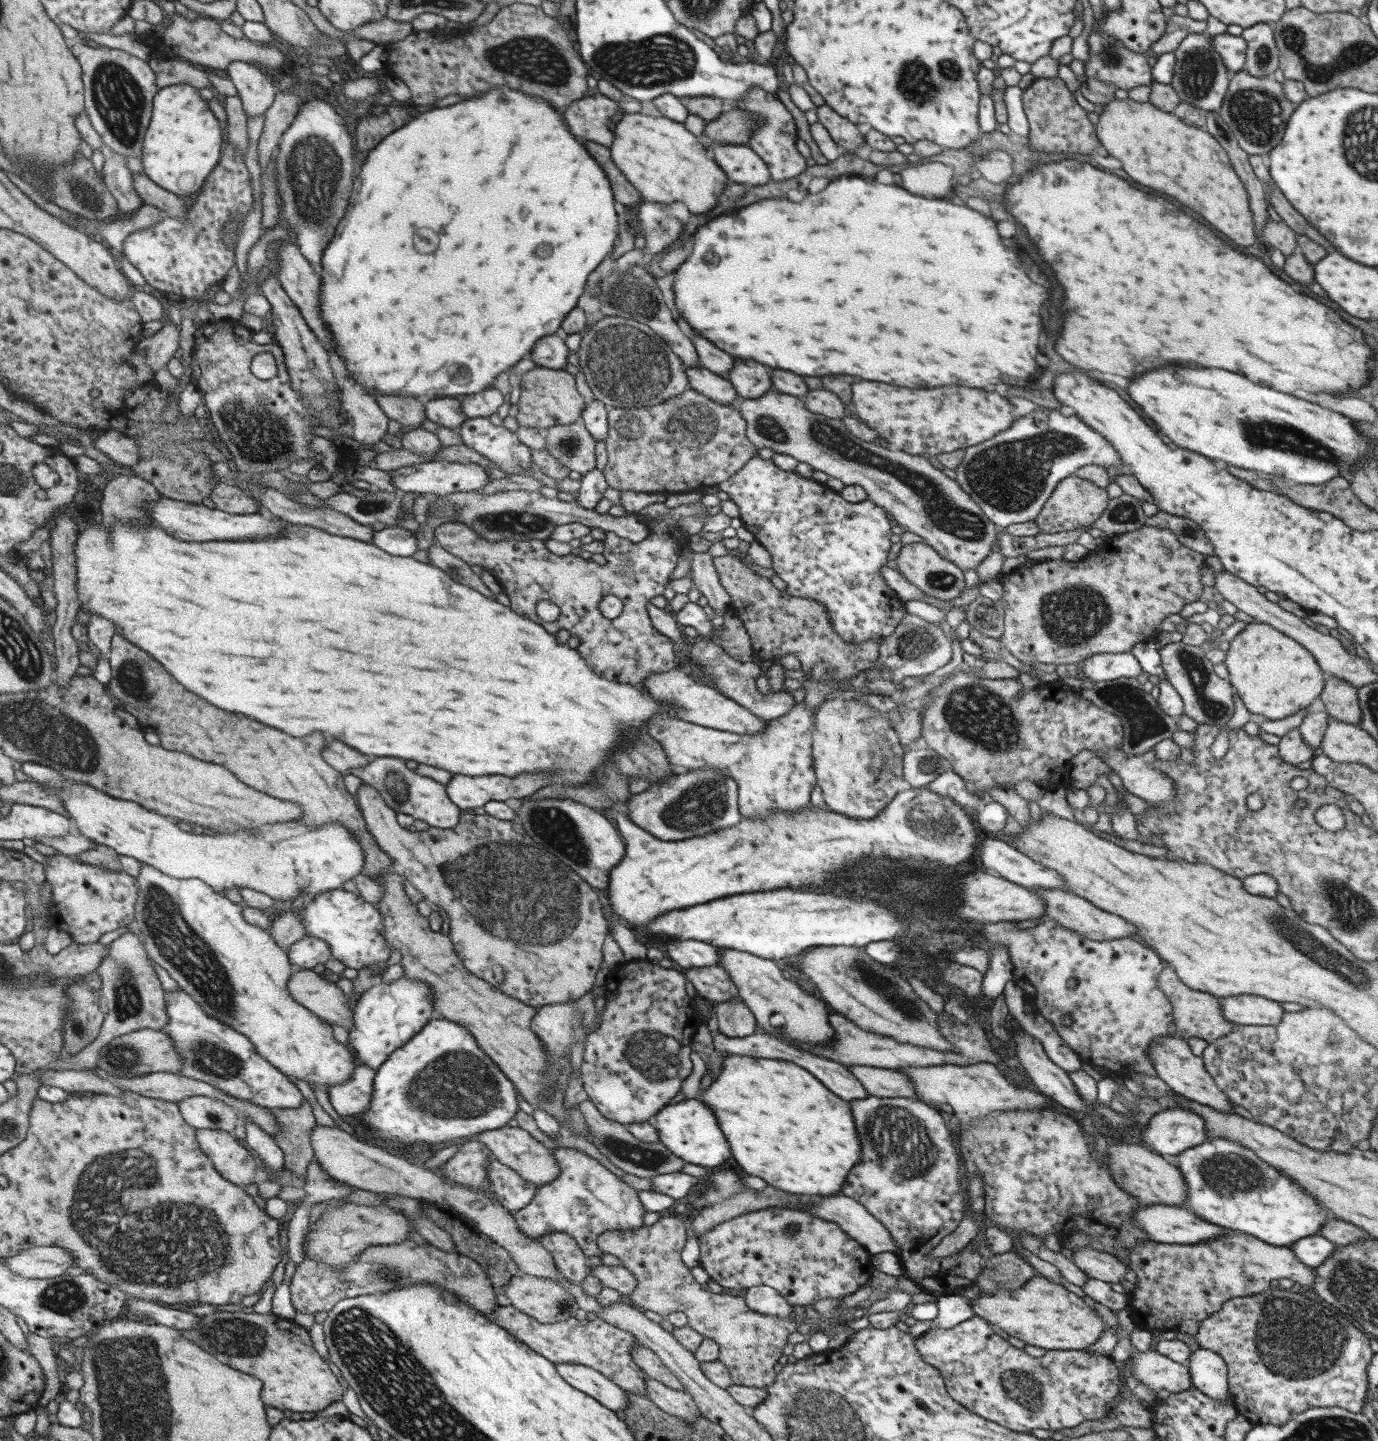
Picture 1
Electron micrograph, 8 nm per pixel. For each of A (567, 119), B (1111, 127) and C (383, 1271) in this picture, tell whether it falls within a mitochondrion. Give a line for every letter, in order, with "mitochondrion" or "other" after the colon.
A: other
B: other
C: mitochondrion

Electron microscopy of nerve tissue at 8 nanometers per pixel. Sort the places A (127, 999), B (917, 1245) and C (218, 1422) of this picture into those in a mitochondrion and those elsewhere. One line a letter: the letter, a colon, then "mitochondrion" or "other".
A: mitochondrion
B: other
C: other

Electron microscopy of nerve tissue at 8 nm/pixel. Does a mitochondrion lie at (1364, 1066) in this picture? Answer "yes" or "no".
no

